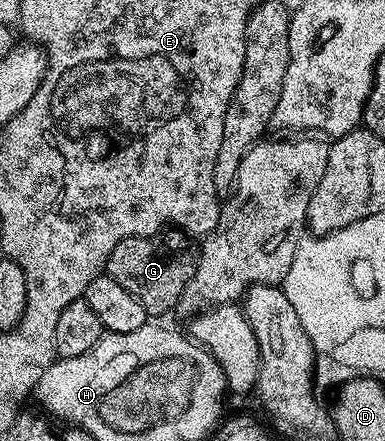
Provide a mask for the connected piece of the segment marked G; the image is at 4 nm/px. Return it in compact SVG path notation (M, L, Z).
M165 229L156 235L132 235L111 249L104 274L119 281L143 305L146 316L165 315L176 308L197 268L198 252L193 243L184 231L176 229Z

